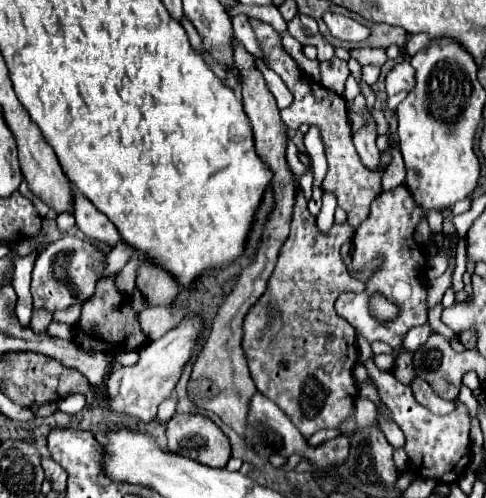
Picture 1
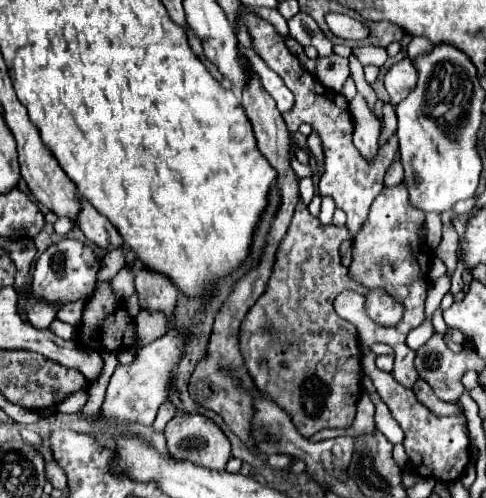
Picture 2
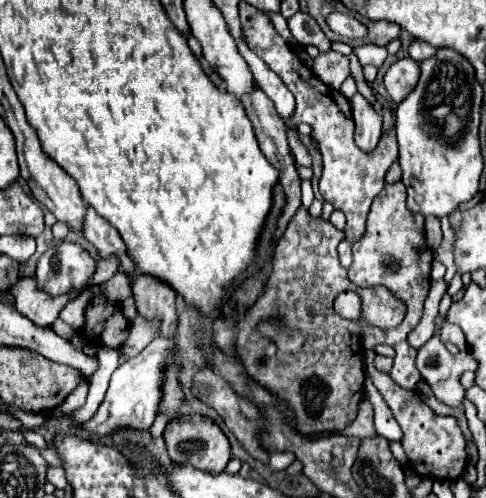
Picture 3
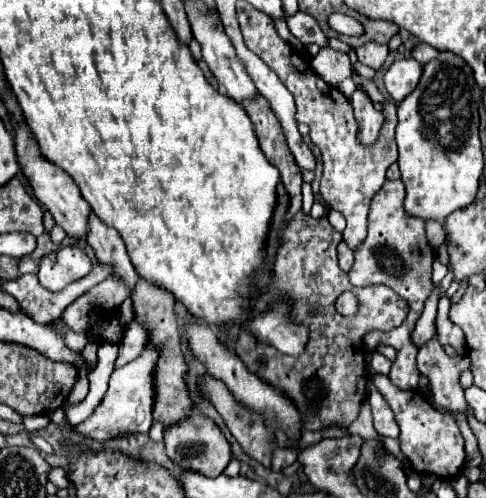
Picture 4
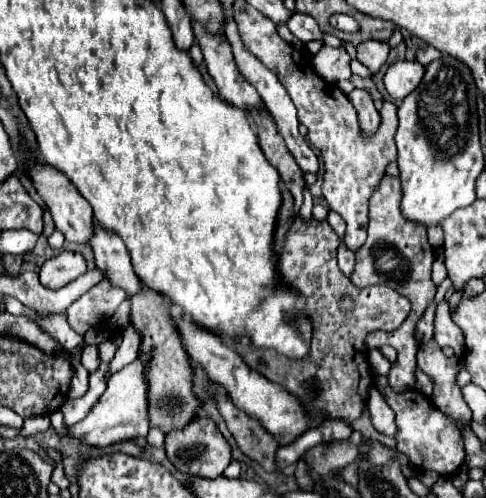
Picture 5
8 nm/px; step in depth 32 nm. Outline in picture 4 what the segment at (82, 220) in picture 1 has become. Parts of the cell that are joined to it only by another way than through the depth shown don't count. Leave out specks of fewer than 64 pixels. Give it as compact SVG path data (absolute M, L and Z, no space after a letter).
M90 212L90 216L88 216L86 240L96 250L98 262L112 264L114 266L114 274L124 278L126 286L130 290L134 290L134 286L136 286L140 276L136 274L136 270L134 270L134 266L132 266L132 262L128 258L124 240L120 238L120 234L114 228L106 226L104 222L100 222L94 212Z

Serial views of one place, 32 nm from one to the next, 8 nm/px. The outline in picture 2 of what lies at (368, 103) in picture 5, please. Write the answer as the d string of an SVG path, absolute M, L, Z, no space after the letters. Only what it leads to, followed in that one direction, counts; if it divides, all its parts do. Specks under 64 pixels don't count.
M354 98L350 102L350 112L356 119L354 129L354 146L364 156L364 160L372 162L378 152L378 136L380 136L380 121L369 109L364 98Z

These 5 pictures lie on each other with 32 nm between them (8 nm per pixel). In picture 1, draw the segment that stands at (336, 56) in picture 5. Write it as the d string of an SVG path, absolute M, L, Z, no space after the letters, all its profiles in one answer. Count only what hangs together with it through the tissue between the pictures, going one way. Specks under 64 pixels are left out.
M334 56L330 62L320 64L320 70L322 70L322 84L342 96L342 94L344 94L346 78L348 78L348 74L350 74L348 64L346 64L344 60L340 60L340 58Z

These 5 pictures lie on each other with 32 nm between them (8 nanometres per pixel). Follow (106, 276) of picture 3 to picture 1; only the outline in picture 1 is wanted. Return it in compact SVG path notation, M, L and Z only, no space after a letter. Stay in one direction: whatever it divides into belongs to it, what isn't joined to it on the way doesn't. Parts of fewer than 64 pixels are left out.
M120 240L108 254L108 268L106 268L104 276L112 276L114 272L120 272L126 266L126 262L132 258L132 254L136 254L136 248L132 248L124 240Z

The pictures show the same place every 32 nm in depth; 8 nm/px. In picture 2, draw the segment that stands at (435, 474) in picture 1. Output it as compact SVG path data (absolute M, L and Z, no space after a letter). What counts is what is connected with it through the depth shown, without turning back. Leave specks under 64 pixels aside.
M368 352L362 360L366 376L372 380L382 402L390 408L392 418L404 430L404 450L410 458L410 468L422 478L434 478L438 482L456 482L470 462L470 440L468 440L468 420L462 414L456 416L436 416L426 406L422 406L410 388L396 384L392 374L382 372L374 364L374 352Z

